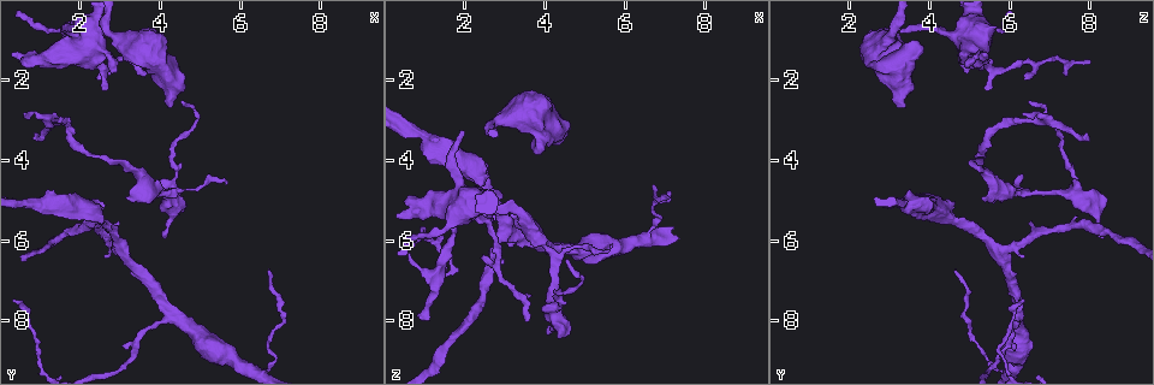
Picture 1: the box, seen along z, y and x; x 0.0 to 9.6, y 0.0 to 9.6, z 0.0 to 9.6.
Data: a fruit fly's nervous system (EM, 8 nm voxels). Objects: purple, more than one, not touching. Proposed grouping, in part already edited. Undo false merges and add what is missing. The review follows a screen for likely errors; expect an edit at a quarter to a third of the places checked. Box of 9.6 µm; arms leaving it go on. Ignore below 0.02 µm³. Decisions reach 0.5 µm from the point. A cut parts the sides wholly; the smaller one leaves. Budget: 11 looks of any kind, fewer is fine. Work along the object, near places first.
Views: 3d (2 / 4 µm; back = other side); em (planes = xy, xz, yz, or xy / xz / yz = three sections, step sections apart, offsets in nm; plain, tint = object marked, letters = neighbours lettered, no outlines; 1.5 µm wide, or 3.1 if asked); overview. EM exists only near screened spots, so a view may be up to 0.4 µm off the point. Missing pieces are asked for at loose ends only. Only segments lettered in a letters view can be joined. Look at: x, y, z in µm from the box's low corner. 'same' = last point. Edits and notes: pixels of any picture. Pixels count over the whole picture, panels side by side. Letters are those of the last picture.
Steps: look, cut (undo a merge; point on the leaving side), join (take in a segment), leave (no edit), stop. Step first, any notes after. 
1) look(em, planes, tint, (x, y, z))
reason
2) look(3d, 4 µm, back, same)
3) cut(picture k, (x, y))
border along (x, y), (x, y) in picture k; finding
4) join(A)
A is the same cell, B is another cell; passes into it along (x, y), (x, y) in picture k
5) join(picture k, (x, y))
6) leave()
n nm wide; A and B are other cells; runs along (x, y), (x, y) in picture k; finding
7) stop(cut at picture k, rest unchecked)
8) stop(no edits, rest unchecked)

look(em, xy, step 8, letters, (0.85, 3.35, 7.85))
thin end

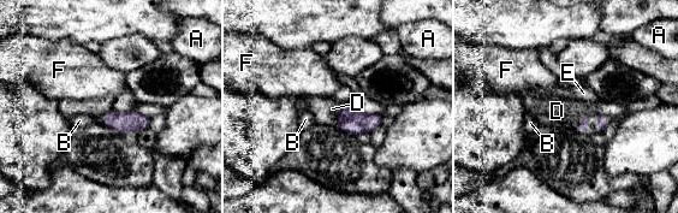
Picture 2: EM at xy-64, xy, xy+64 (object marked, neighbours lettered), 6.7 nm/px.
look(em, yz, step 4, letters, same)
cut it another way

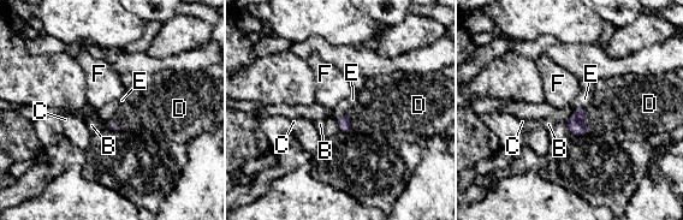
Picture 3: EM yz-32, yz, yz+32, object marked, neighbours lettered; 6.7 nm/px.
join(D)
D is the same cell, B, C, E and F are other cells; passes into it along (576, 124), (584, 122), (621, 112) in picture 3; it goes on there

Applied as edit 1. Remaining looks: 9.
look(overview)

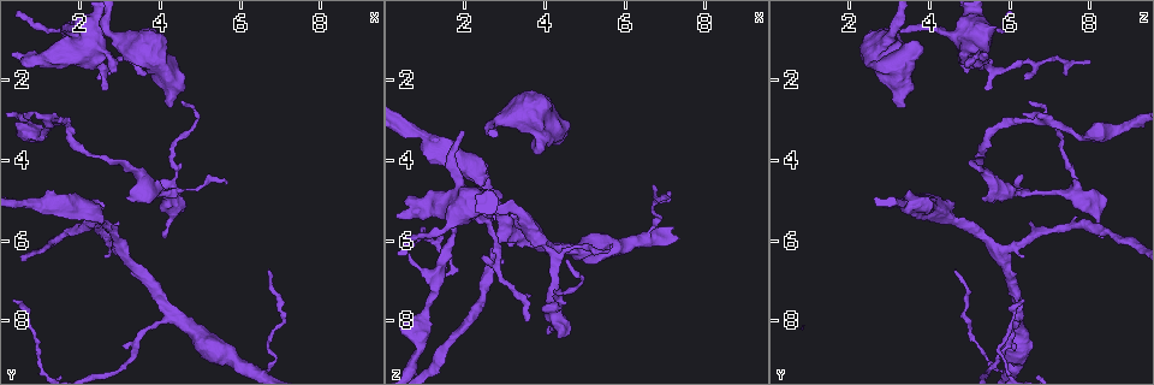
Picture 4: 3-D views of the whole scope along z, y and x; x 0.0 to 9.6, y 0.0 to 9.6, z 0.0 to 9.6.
look(3d, 2 µm, (1.95, 0.80, 3.30))
branch stops here

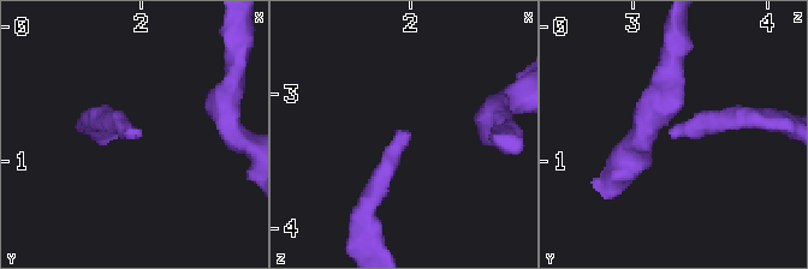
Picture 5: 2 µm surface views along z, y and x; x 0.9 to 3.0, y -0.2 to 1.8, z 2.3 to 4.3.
look(em, xz, step 4, tint, (1.98, 0.78, 3.28))
need the tissue

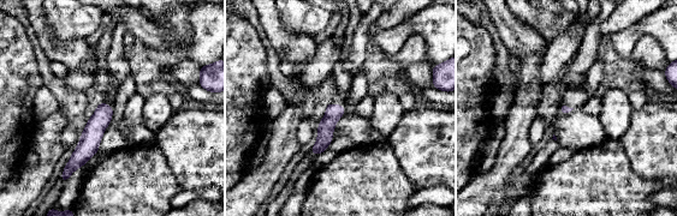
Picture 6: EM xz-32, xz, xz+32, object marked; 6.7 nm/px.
look(em, planes, letters, same)
another direction

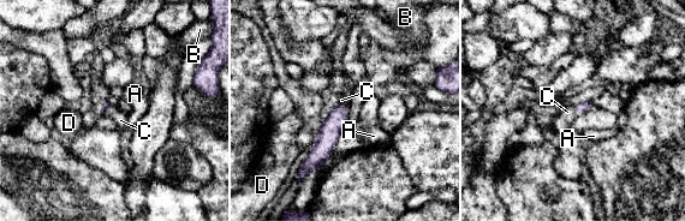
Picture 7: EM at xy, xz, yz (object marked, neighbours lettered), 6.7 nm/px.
join(C)
C is the same cell, A, B and D are other cells; passes into it along (581, 108), (576, 111), (563, 121) in picture 7; it goes on there

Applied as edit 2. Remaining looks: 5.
look(em, planes, tint, (3.80, 1.20, 3.90))
thick end

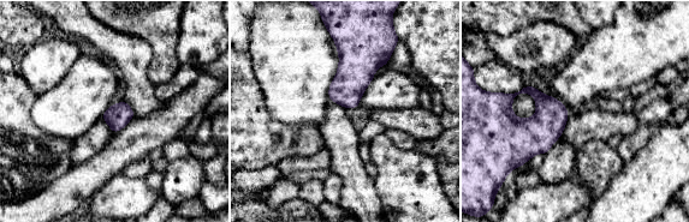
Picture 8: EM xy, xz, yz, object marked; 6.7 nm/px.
look(em, planes, letters, same)
see the neighbours

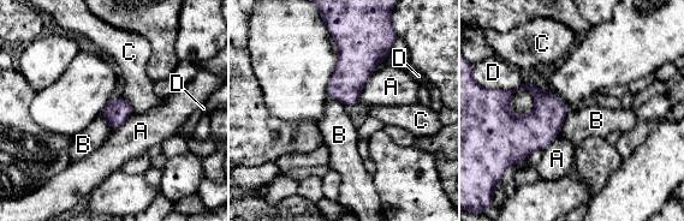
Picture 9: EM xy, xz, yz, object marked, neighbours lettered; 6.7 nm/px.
leave()
A, B, C and D are other cells; border along (567, 113), (557, 135) in picture 9; no lettered segment goes on from it

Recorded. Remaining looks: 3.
look(em, yz, step 8, tint, (2.45, 2.05, 6.40))
tapers out

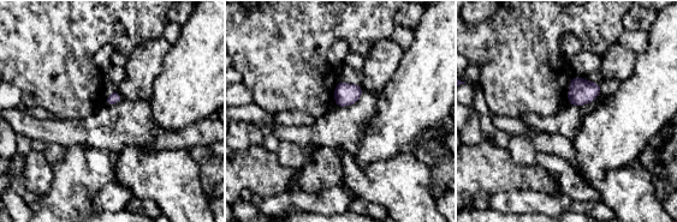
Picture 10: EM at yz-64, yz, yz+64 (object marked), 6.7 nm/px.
look(em, yz, step 8, letters, same)
see the neighbours

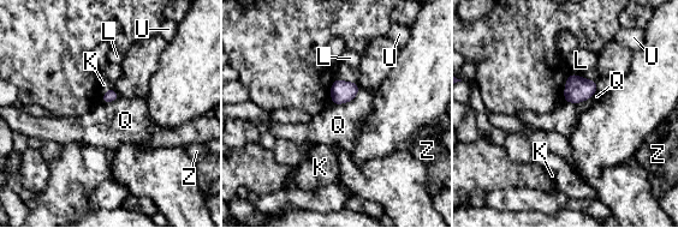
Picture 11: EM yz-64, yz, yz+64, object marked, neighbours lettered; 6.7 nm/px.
leave()
Q touches over 220 nm; K, L, Q, U and Z are other cells; no lettered segment goes on from it

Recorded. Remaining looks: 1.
stop(join at picture 3, join at picture 7, rest unchecked)

